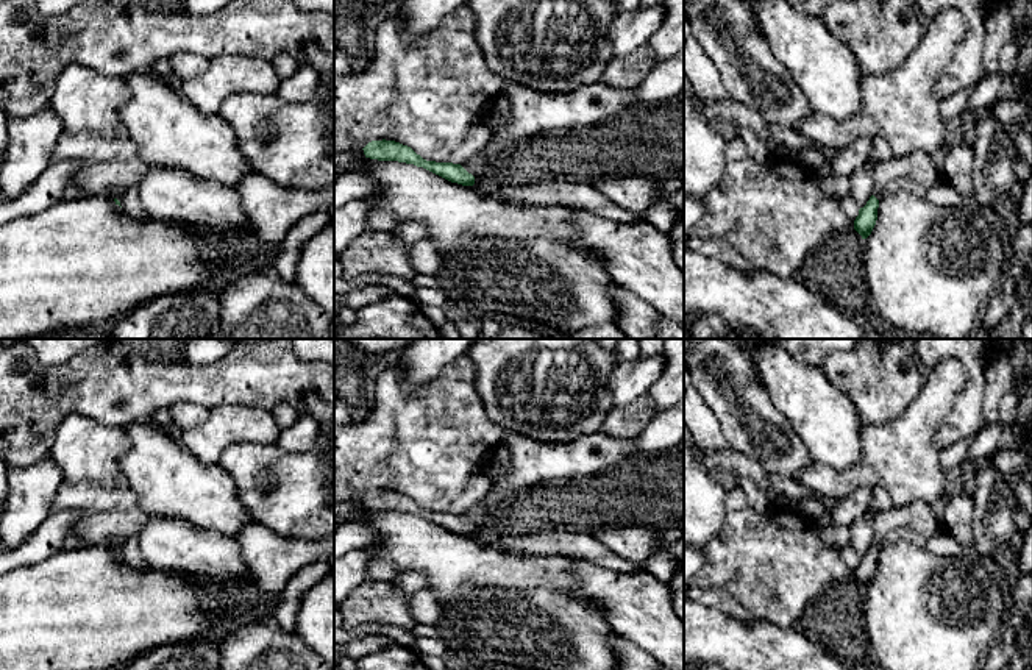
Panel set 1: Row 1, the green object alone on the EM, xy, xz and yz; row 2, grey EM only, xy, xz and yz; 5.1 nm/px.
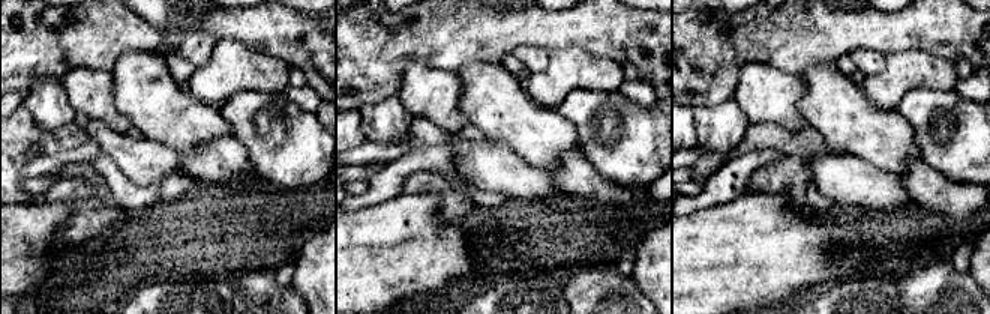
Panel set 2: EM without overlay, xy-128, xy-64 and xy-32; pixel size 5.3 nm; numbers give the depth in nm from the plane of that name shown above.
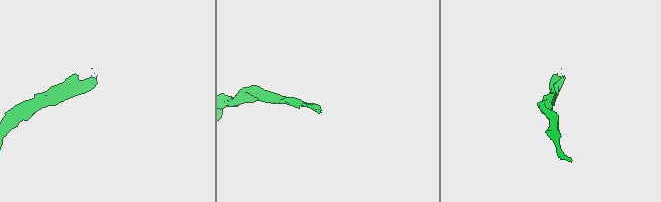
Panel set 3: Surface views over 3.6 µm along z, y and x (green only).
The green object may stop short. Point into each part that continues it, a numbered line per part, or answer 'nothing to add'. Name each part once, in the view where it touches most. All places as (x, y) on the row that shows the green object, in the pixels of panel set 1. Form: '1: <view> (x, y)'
1: yz (923, 169)

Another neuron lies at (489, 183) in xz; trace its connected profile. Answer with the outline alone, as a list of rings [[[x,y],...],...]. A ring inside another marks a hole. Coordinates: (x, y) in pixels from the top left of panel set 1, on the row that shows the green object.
[[[492,172],[490,175],[475,178],[473,186],[481,194],[490,194],[490,192],[495,192],[503,183],[504,183],[503,175],[496,173],[496,172]]]

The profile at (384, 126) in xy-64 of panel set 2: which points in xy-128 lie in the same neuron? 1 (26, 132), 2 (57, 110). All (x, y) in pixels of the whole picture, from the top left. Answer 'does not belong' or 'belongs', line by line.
1: does not belong
2: belongs

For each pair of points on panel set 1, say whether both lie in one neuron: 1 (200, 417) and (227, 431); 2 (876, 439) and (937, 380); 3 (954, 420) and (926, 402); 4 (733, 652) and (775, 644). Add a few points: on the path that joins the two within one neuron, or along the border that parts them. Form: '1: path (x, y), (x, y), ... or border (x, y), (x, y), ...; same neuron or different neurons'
1: border (209, 409), (209, 416), (202, 424), (183, 430); different neurons
2: path (895, 438), (934, 399); same neuron
3: border (967, 383), (935, 433), (934, 445), (937, 450); different neurons
4: path (743, 652), (764, 652); same neuron

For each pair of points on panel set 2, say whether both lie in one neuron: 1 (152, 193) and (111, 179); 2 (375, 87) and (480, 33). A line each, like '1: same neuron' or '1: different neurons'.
1: same neuron
2: same neuron

